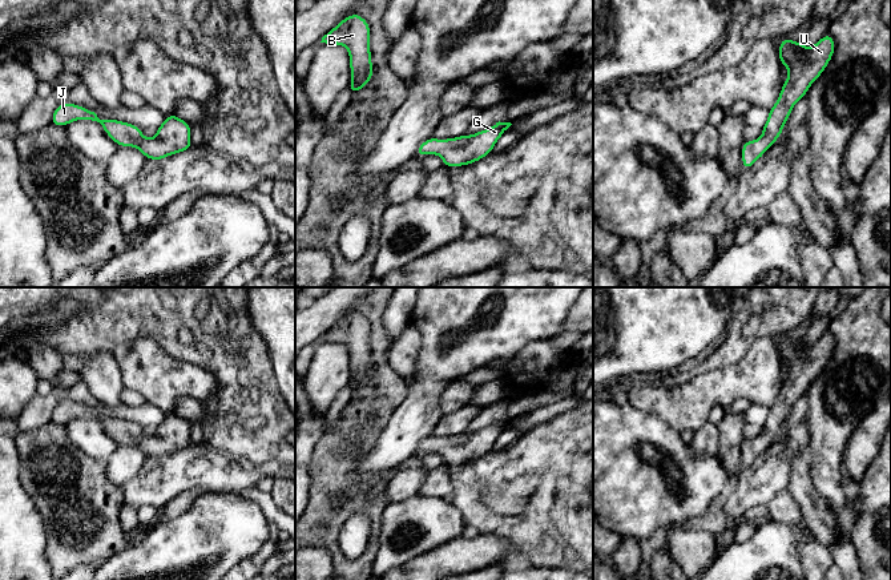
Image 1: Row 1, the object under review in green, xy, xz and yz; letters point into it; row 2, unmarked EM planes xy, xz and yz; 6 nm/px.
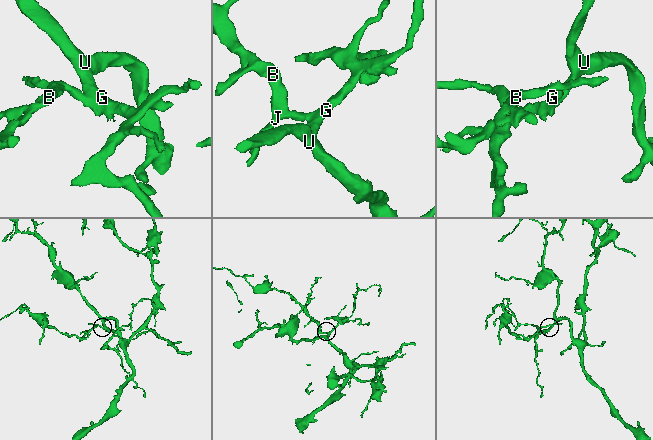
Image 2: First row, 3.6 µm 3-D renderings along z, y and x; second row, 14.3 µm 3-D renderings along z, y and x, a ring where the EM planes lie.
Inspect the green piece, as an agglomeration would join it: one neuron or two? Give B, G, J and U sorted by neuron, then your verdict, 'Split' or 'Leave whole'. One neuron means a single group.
Groups: B G J U. Leave whole

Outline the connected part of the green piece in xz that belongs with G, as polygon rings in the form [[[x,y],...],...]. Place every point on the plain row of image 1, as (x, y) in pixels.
[[[496,420],[493,424],[471,434],[455,436],[428,436],[416,447],[416,454],[438,452],[444,459],[444,466],[471,463],[491,452],[501,432],[511,420]]]

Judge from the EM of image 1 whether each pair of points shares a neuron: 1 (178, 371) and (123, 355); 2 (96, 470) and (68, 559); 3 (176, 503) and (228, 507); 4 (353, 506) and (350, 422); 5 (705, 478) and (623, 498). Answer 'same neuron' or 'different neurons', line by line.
1: same neuron
2: same neuron
3: different neurons
4: same neuron
5: same neuron

